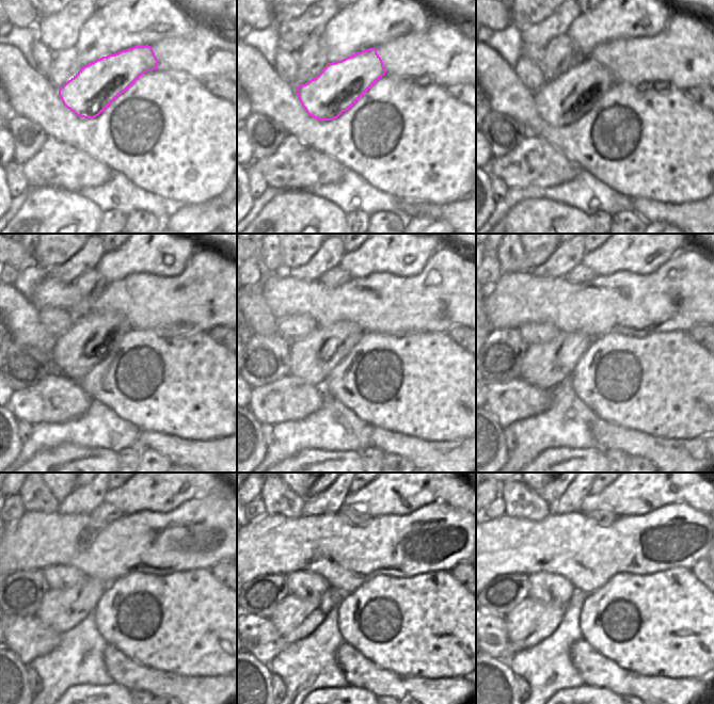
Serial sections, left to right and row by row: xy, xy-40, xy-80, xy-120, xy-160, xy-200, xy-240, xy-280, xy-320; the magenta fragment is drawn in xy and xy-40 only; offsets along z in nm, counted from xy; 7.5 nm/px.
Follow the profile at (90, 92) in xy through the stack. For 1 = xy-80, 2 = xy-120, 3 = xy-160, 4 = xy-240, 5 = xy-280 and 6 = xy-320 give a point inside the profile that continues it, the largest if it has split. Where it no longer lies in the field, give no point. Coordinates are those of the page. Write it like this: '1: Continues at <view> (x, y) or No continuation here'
1: Continues at xy-80 (565, 99)
2: Continues at xy-120 (93, 336)
3: Continues at xy-160 (312, 358)
4: Continues at xy-240 (62, 610)
5: Continues at xy-280 (295, 618)
6: Continues at xy-320 (530, 622)

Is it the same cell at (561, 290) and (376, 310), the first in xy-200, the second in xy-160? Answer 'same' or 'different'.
same

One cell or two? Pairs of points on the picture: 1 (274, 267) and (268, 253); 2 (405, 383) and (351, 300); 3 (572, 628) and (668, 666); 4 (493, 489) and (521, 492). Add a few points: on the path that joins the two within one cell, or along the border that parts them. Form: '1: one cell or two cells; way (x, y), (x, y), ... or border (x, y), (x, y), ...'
1: one cell; way (273, 264), (269, 256)
2: two cells; border (364, 331), (390, 333), (396, 336)
3: two cells; border (581, 606), (580, 630), (582, 636)
4: two cells; border (500, 483), (501, 495)

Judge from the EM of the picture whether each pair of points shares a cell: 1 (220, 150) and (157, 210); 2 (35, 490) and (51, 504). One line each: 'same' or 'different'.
1: different
2: same

